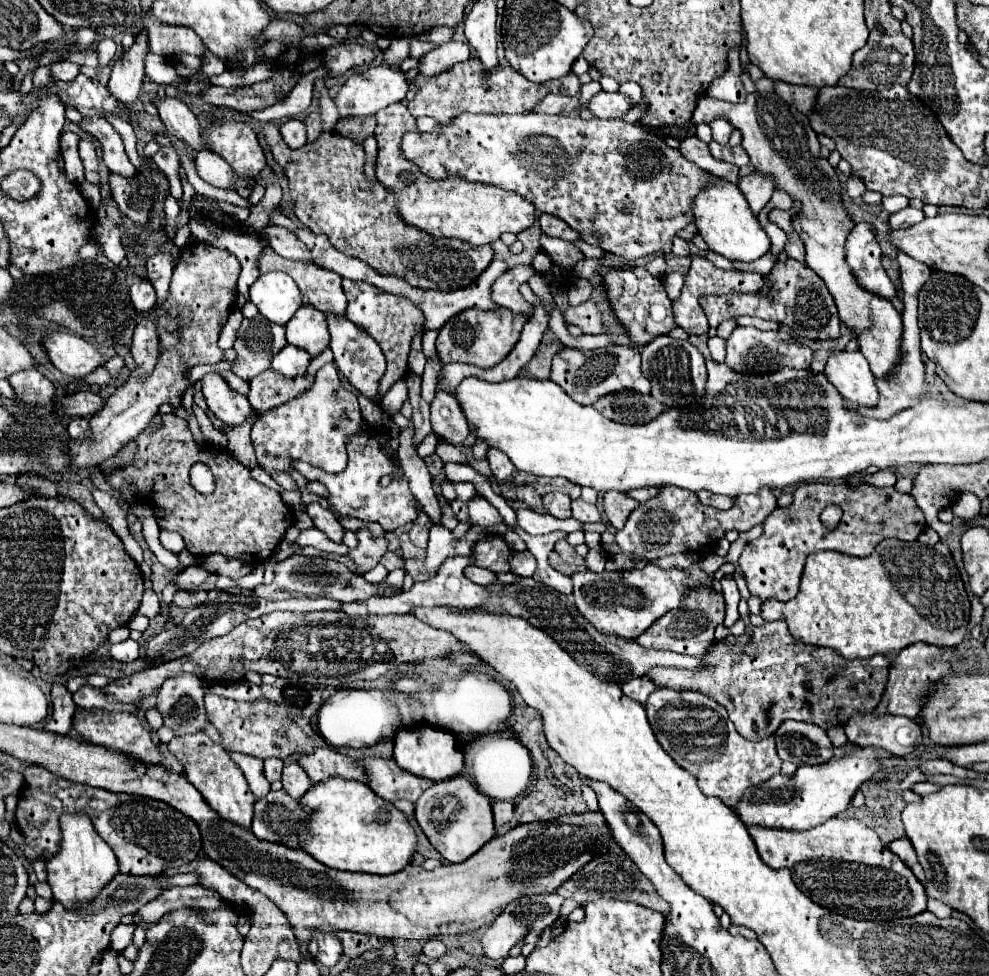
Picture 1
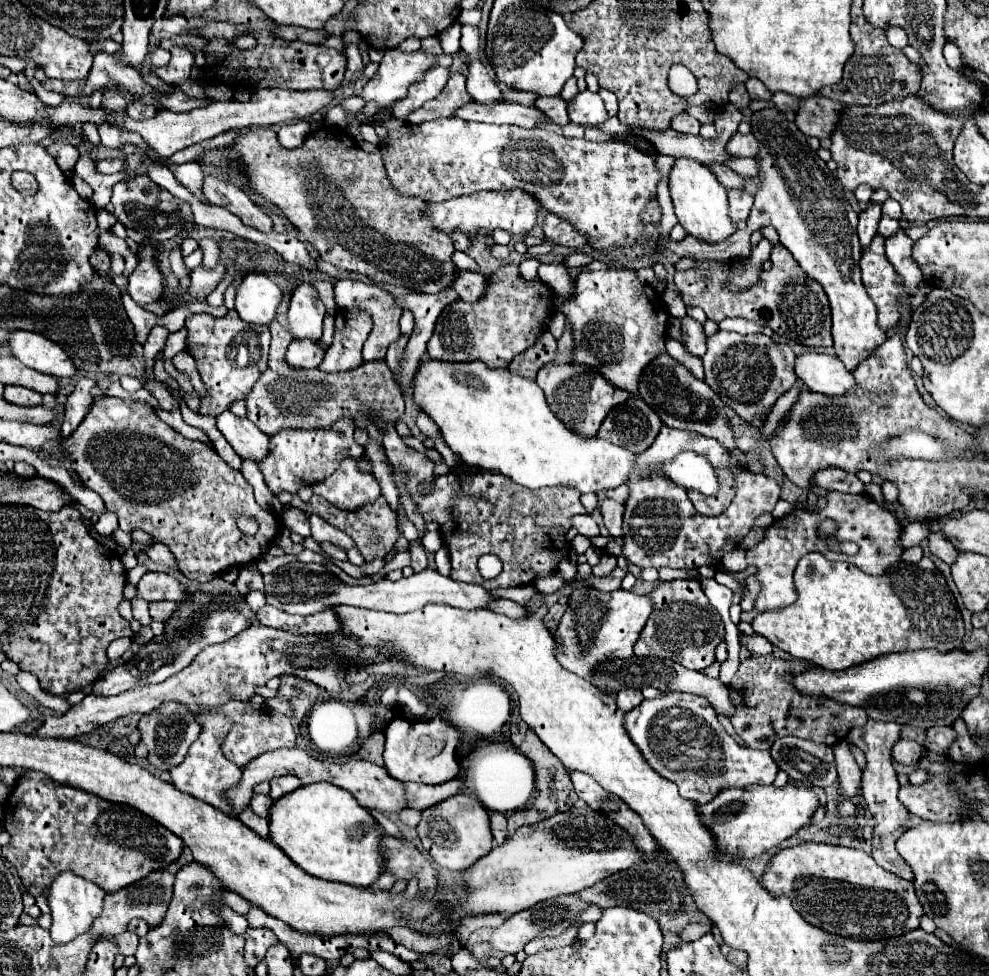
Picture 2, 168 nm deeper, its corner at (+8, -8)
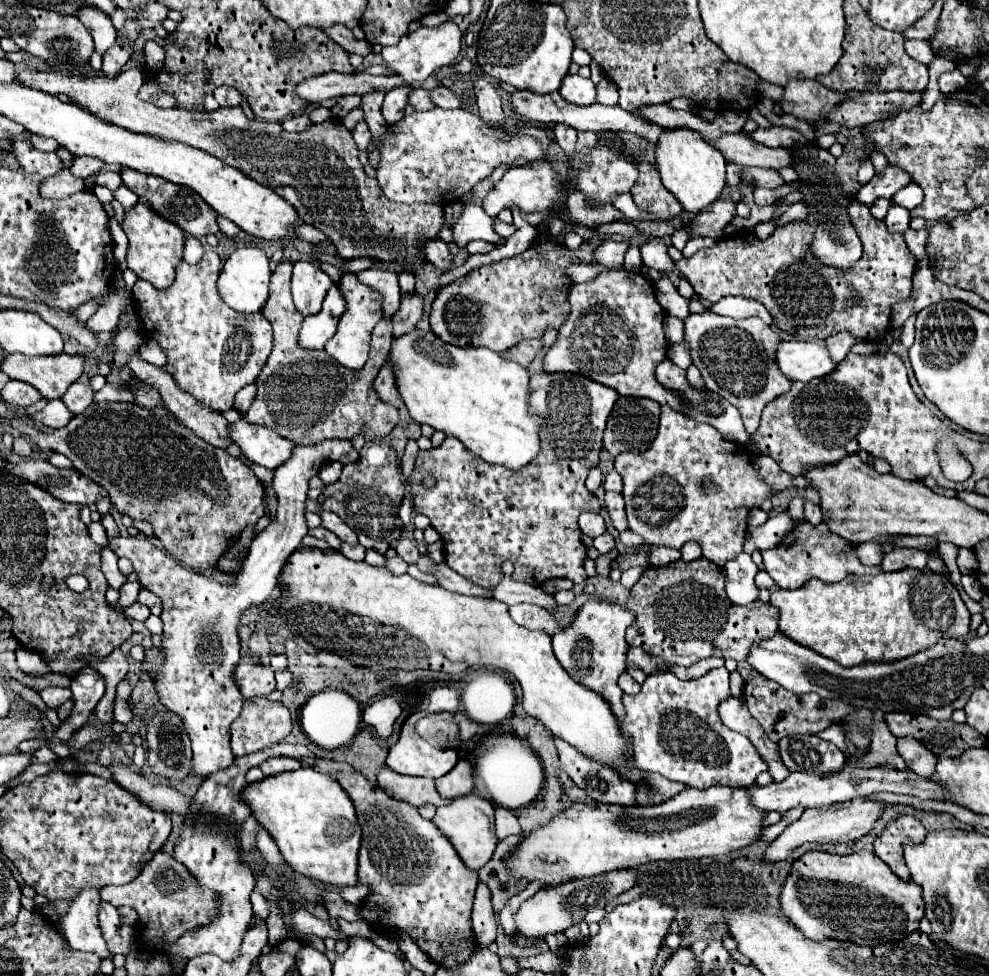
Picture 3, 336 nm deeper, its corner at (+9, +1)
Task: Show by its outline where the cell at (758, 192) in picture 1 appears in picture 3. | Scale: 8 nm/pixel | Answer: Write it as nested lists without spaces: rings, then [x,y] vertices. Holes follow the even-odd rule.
[[[716,201],[716,203],[712,203],[712,207],[708,207],[710,211],[700,211],[700,215],[694,215],[692,223],[684,227],[690,235],[690,239],[694,239],[694,237],[720,239],[722,229],[736,215],[734,205],[736,205],[734,201]]]

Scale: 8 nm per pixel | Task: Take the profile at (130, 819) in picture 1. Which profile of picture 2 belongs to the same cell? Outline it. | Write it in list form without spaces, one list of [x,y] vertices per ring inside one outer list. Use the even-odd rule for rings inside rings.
[[[27,772],[27,774],[21,774],[13,792],[9,794],[9,798],[5,800],[3,804],[3,828],[11,834],[11,842],[7,846],[3,846],[3,856],[17,868],[17,874],[23,882],[23,886],[29,890],[29,894],[37,896],[37,894],[47,894],[47,888],[51,886],[53,878],[57,876],[57,872],[63,872],[63,870],[71,870],[91,882],[95,882],[97,886],[101,886],[105,892],[115,892],[119,888],[125,888],[137,880],[143,880],[145,876],[149,876],[151,872],[155,870],[165,870],[169,864],[173,864],[181,852],[183,852],[183,840],[179,836],[175,836],[173,832],[169,832],[165,826],[157,824],[153,818],[145,816],[143,812],[137,812],[135,808],[129,808],[125,804],[113,804],[113,802],[107,802],[107,800],[101,800],[89,792],[77,792],[77,788],[69,788],[69,786],[63,786],[63,784],[53,784],[53,780],[49,780],[49,776],[41,774],[41,772]]]

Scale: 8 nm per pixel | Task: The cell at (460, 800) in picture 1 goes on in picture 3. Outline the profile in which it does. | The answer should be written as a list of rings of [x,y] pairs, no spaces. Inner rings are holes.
[[[464,795],[458,797],[454,803],[438,807],[436,817],[432,819],[438,829],[450,839],[454,849],[458,851],[460,859],[468,869],[482,869],[494,855],[494,843],[498,843],[498,837],[494,839],[494,807],[490,801],[478,797],[478,795]]]

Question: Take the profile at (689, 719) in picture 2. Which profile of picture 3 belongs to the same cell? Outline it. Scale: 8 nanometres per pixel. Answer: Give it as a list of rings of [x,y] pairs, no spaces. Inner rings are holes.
[[[712,669],[704,677],[696,681],[680,681],[672,673],[652,673],[642,683],[638,695],[624,695],[624,731],[630,733],[634,743],[636,767],[642,771],[656,771],[672,781],[686,783],[696,789],[708,789],[712,785],[728,785],[728,787],[750,787],[758,773],[766,771],[766,763],[752,747],[748,737],[724,727],[718,717],[718,705],[730,697],[728,687],[728,671]]]

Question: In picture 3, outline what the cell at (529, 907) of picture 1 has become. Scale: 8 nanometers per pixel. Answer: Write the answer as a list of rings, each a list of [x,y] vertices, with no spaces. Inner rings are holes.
[[[612,871],[608,875],[596,875],[596,879],[572,879],[572,883],[560,883],[560,887],[542,887],[534,897],[524,901],[516,913],[516,931],[526,937],[544,937],[548,933],[566,931],[570,925],[580,923],[584,915],[598,907],[604,909],[608,901],[636,885],[638,871]]]

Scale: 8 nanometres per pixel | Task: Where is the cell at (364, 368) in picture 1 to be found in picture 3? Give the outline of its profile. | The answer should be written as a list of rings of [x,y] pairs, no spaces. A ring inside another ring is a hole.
[[[536,373],[530,377],[530,403],[532,411],[540,415],[540,457],[536,463],[522,467],[520,471],[508,471],[500,465],[484,463],[478,455],[472,455],[464,443],[456,437],[446,437],[444,443],[430,451],[418,451],[416,469],[408,479],[410,491],[414,495],[414,509],[430,519],[432,527],[440,533],[444,543],[444,561],[450,569],[464,575],[466,579],[478,583],[480,587],[496,587],[504,573],[502,563],[514,563],[514,581],[524,581],[528,585],[542,585],[548,579],[566,577],[574,583],[584,583],[588,579],[584,571],[586,545],[582,543],[582,533],[578,527],[578,515],[582,511],[600,511],[600,503],[584,485],[586,475],[592,467],[600,463],[602,433],[606,419],[618,399],[618,393],[604,387],[592,379],[584,379],[576,373]],[[432,475],[436,479],[434,487],[424,487],[422,479]]]

